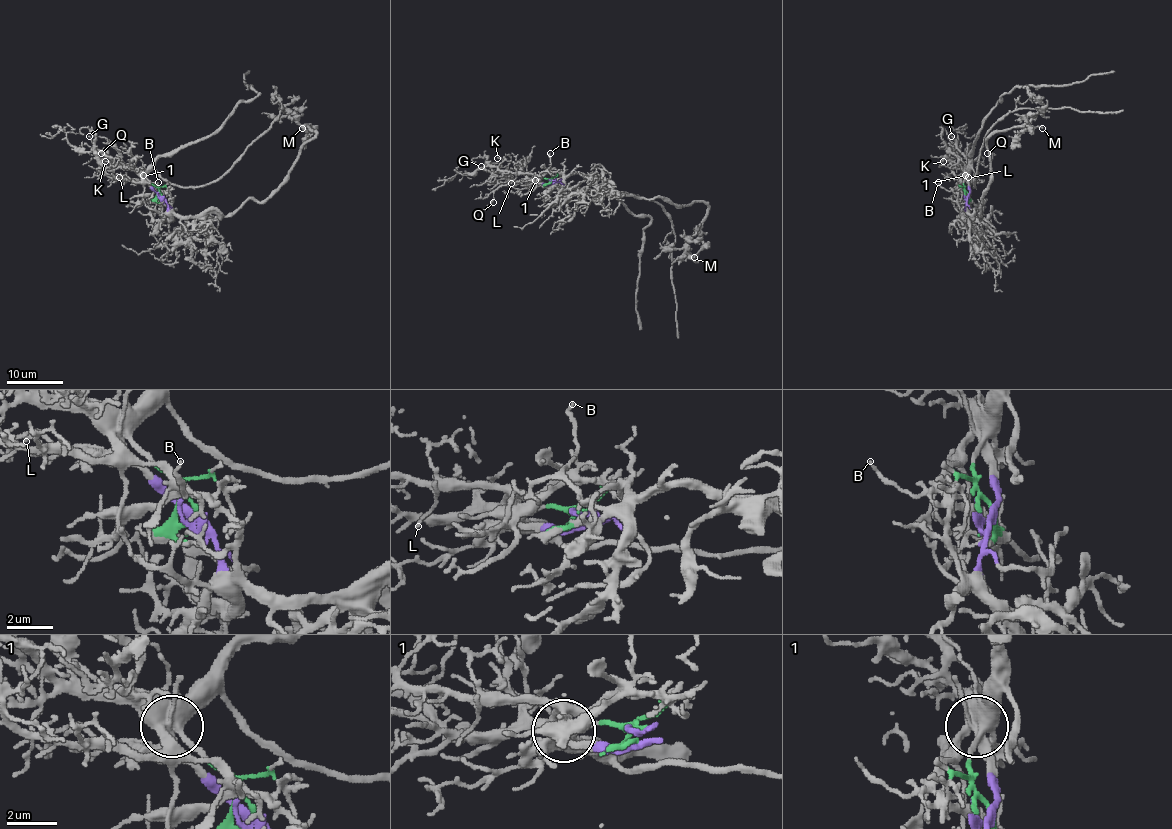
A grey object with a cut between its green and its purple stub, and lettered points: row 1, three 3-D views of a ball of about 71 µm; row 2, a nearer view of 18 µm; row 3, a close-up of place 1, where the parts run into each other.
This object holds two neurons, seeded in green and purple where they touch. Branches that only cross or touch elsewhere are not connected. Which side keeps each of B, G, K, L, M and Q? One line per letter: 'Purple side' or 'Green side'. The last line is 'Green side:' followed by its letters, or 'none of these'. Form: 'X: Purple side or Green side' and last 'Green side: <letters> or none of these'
B: Green side
G: Green side
K: Green side
L: Green side
M: Purple side
Q: Green side
Green side: B, G, K, L, Q

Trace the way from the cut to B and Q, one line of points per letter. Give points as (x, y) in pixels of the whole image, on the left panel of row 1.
B: (161, 195), (150, 183), (159, 190), (157, 182)
Q: (161, 195), (143, 175), (102, 159), (101, 166), (96, 154), (101, 154)

